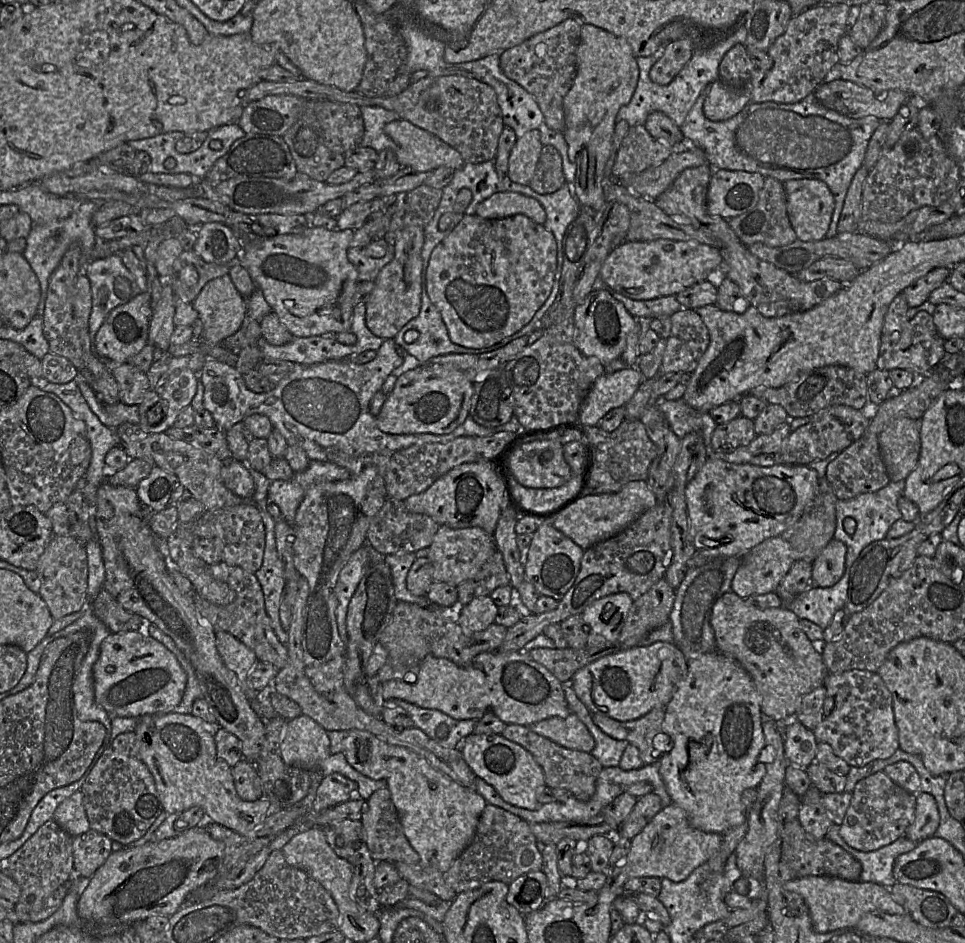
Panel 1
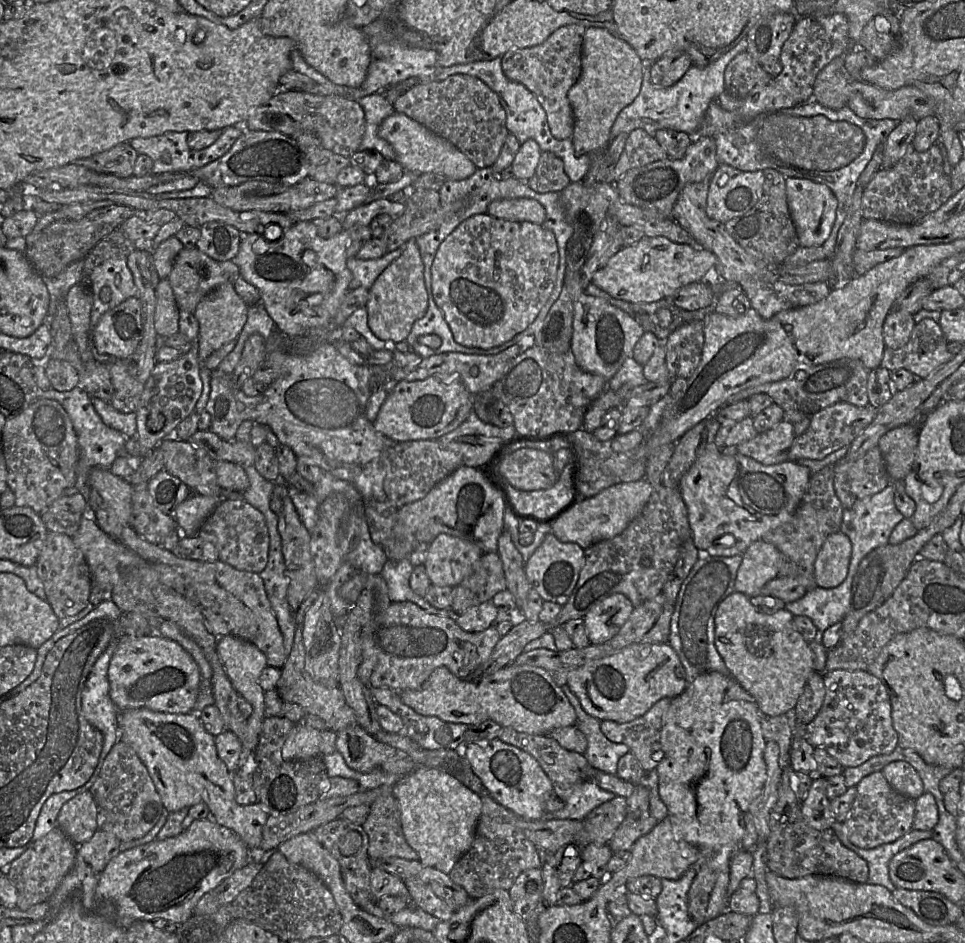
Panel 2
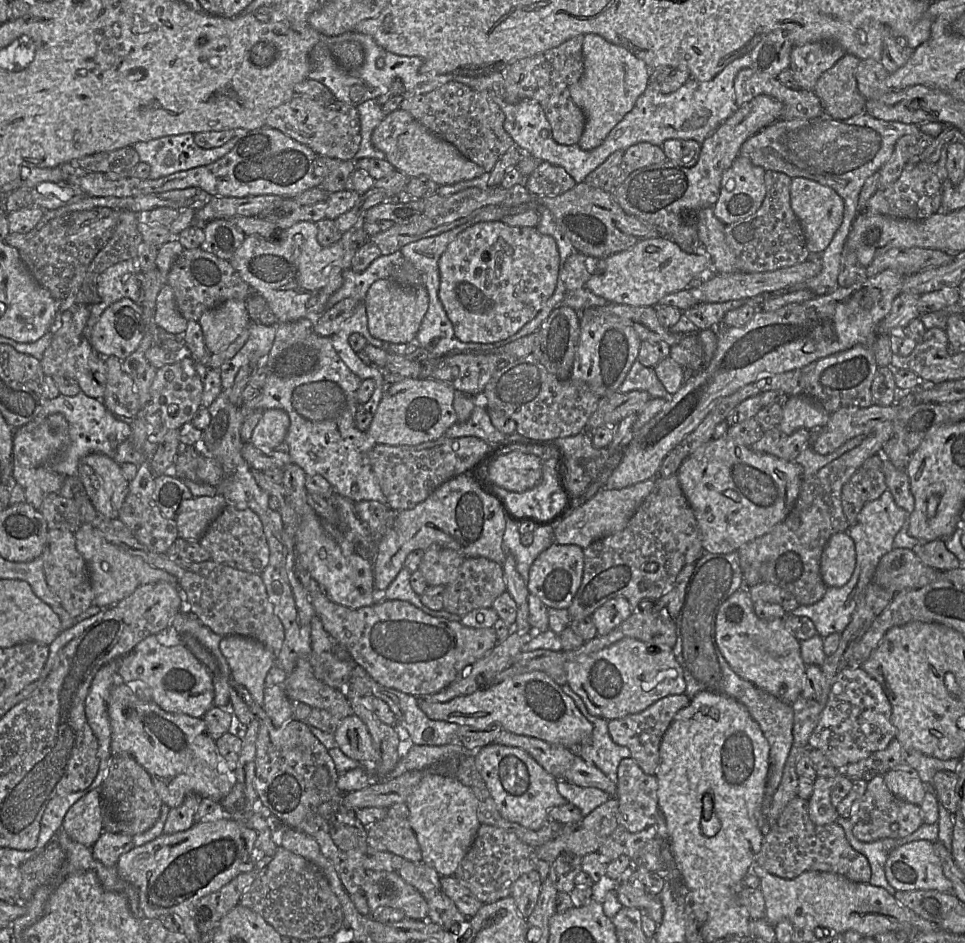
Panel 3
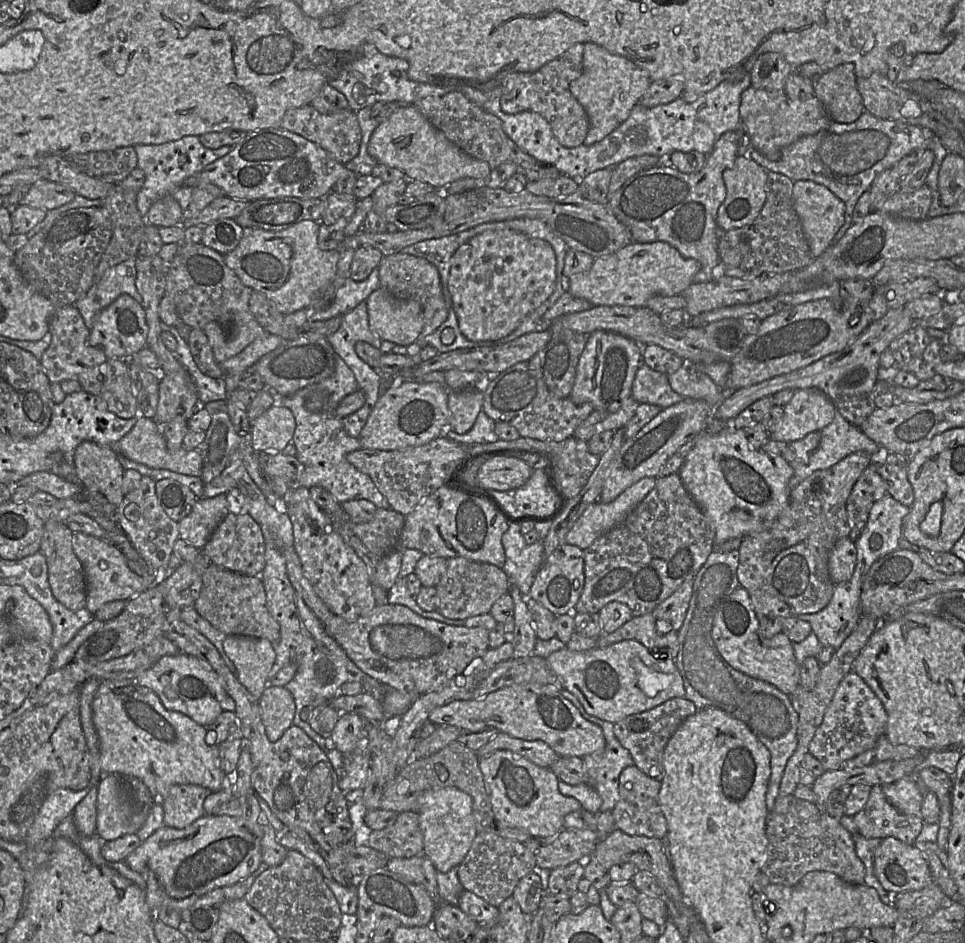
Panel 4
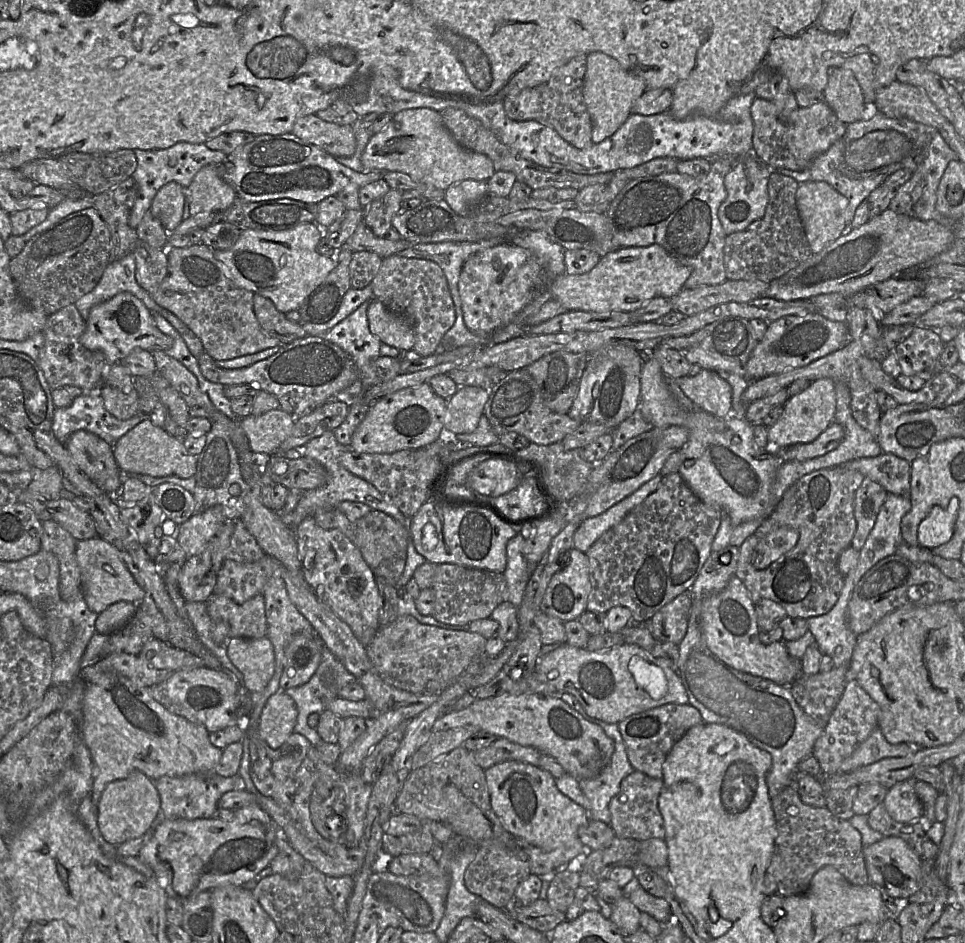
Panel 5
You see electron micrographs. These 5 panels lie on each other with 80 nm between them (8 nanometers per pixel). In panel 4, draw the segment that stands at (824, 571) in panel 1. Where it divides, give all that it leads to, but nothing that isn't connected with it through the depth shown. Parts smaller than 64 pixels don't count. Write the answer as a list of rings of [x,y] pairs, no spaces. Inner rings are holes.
[[[848,537],[839,539],[833,546],[828,560],[829,575],[834,584],[848,581],[855,569],[857,550]]]

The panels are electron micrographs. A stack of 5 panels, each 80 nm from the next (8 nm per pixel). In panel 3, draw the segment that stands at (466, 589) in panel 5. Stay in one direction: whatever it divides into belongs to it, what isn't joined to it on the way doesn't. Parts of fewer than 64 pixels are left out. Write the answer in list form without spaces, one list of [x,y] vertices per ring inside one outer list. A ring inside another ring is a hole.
[[[466,557],[459,567],[456,578],[445,585],[443,609],[463,617],[472,610],[492,607],[494,600],[505,591],[502,565],[484,557]]]

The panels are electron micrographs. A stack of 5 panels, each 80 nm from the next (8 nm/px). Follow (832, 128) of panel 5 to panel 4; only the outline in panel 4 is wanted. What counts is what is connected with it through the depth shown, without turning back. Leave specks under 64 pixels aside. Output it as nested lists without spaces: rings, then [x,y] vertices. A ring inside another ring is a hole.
[[[753,86],[741,94],[739,113],[748,145],[770,160],[778,160],[785,147],[803,136],[824,130],[832,121],[816,96],[804,101],[792,100],[784,90],[764,90]]]

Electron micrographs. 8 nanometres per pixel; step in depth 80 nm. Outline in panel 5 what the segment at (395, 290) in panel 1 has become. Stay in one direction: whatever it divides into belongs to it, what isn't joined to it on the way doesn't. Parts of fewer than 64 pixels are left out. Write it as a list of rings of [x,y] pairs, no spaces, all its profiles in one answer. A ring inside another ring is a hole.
[[[376,298],[369,301],[367,317],[369,330],[382,343],[402,351],[414,349],[414,328],[408,317],[390,311]]]

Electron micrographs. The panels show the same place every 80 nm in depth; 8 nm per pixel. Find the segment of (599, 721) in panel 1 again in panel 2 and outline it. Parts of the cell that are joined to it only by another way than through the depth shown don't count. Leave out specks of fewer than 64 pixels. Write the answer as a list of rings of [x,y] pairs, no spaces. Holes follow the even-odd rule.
[[[672,699],[659,700],[644,715],[630,722],[602,720],[601,731],[610,741],[627,745],[646,772],[654,770],[661,759],[660,734]]]

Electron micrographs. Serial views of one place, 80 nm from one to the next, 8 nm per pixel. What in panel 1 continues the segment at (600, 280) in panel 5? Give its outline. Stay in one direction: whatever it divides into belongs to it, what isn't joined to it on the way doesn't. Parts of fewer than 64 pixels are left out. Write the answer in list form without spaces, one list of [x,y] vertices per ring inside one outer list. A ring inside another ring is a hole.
[[[657,239],[645,242],[624,241],[607,256],[599,277],[616,292],[633,300],[675,296],[707,280],[711,271],[723,268],[721,249],[696,241]]]

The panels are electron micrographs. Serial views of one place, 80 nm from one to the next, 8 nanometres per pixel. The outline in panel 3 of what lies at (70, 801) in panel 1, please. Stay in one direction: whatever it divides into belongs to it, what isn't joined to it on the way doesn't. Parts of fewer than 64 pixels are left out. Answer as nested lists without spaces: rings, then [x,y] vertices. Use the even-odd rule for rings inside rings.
[[[99,789],[90,790],[67,811],[61,830],[73,841],[92,847],[103,832]]]

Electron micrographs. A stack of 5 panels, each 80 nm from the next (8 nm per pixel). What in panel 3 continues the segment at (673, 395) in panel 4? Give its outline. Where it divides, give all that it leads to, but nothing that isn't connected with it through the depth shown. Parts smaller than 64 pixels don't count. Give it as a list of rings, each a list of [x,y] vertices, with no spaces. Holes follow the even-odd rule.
[[[638,360],[633,363],[623,383],[619,387],[619,392],[622,393],[633,390],[646,391],[652,398],[663,398],[666,401],[672,397],[658,379],[654,369],[645,367]]]

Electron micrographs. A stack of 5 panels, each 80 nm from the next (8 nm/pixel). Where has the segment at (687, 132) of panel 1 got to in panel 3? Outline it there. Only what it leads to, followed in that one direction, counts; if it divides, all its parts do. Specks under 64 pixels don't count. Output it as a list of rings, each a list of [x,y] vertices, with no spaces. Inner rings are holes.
[[[823,112],[812,119],[779,118],[764,127],[741,146],[739,155],[748,158],[754,165],[767,170],[782,172],[791,178],[814,180],[834,190],[844,202],[843,221],[830,245],[821,254],[820,273],[804,283],[789,286],[778,292],[809,290],[816,296],[824,296],[839,288],[841,254],[857,213],[860,191],[868,177],[880,171],[891,158],[895,144],[904,135],[924,133],[934,138],[943,131],[941,123],[905,124],[883,121],[866,112],[845,120],[838,120]]]

